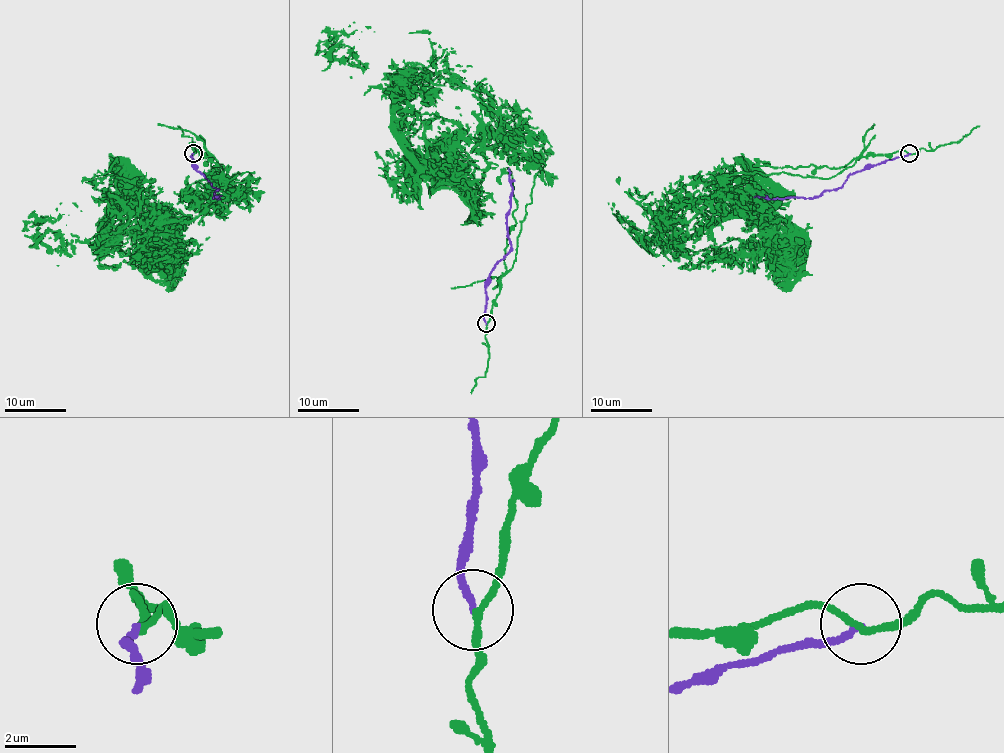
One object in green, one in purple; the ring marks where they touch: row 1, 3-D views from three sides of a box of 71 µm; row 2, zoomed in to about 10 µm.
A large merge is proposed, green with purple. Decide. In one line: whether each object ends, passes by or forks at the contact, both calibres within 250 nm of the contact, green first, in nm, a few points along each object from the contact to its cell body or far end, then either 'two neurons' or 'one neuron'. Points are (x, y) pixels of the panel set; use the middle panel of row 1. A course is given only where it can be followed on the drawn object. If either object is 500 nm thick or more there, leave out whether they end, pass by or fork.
green passes by; purple ends there; 180 nm thick on the green side, 170 nm on the other; green runs (486, 323), (544, 142), (509, 134), (439, 73), (422, 79), (398, 113), (448, 155), (458, 183), (481, 174); purple runs (486, 323), (486, 280), (494, 265), (510, 248), (507, 236), (512, 195), (509, 167); two neurons

